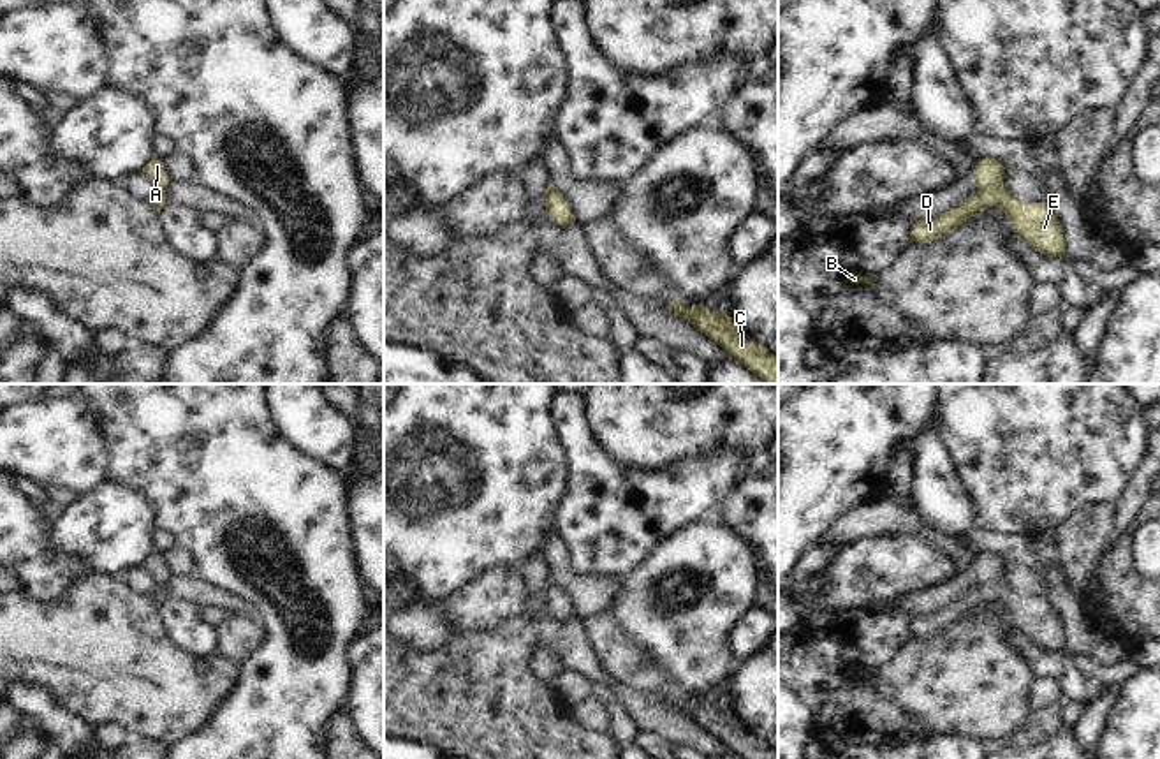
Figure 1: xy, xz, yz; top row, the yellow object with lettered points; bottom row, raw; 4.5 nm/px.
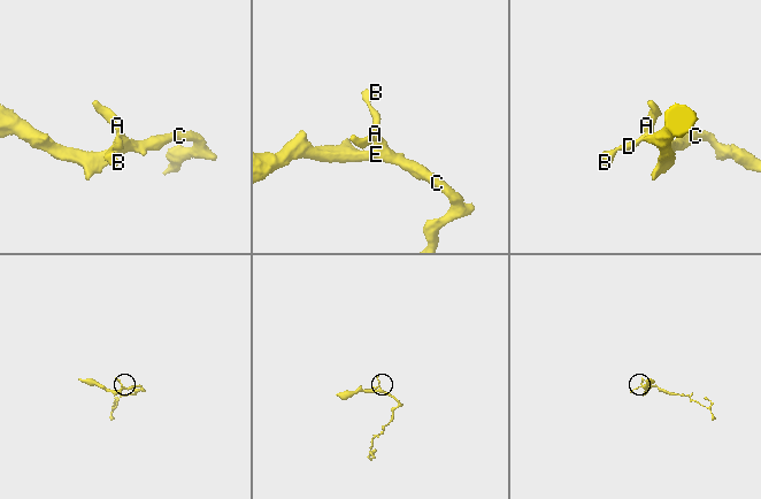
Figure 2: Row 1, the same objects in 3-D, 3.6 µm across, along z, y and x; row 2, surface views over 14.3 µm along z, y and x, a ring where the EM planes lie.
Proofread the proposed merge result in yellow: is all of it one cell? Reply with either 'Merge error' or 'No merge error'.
No merge error

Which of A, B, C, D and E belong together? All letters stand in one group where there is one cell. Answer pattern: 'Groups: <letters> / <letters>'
Groups: A B C D E

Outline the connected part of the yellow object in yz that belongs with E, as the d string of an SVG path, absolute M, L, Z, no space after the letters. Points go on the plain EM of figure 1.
M979 553L972 574L979 586L959 601L935 611L922 613L912 622L915 637L943 632L961 620L970 609L1000 602L1016 630L1047 652L1065 650L1065 632L1060 615L1046 597L1023 597L1003 585L1005 562L996 553Z

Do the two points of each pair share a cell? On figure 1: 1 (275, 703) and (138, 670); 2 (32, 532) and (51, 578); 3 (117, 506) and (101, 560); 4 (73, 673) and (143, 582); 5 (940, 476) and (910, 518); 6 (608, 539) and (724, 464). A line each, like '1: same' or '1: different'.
1: different
2: same
3: same
4: different
5: different
6: same

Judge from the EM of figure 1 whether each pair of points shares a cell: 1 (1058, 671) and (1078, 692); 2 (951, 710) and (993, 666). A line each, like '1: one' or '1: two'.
1: one
2: one

